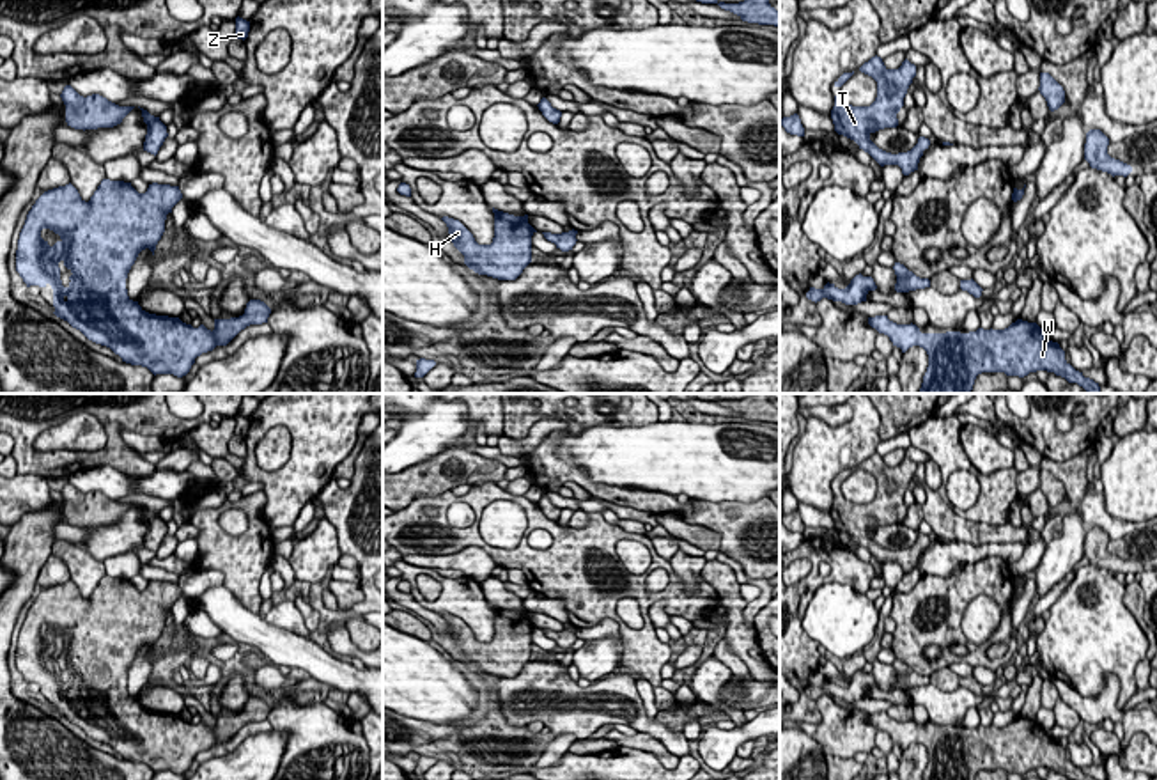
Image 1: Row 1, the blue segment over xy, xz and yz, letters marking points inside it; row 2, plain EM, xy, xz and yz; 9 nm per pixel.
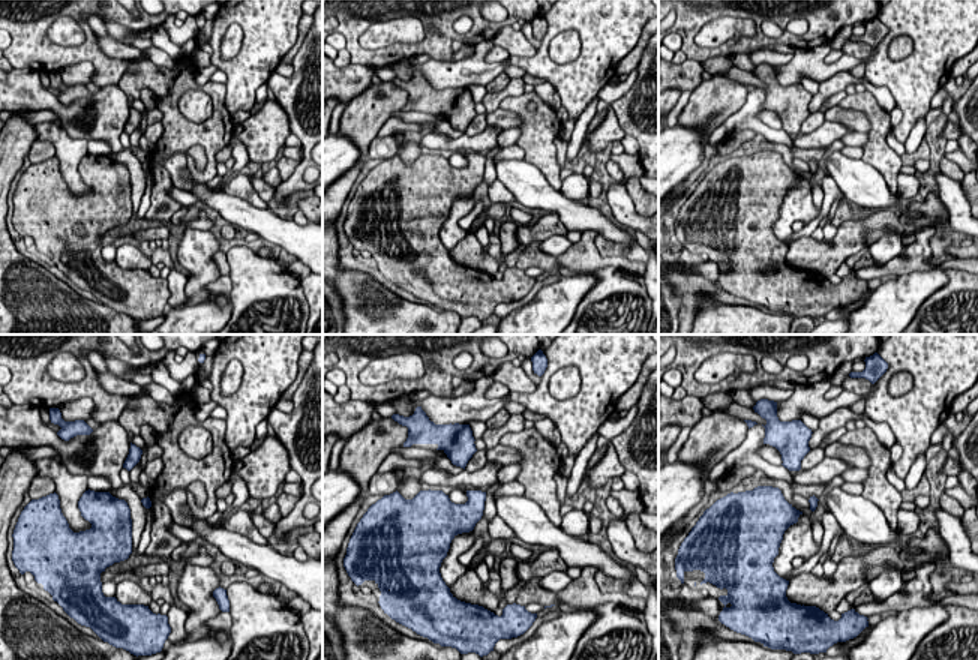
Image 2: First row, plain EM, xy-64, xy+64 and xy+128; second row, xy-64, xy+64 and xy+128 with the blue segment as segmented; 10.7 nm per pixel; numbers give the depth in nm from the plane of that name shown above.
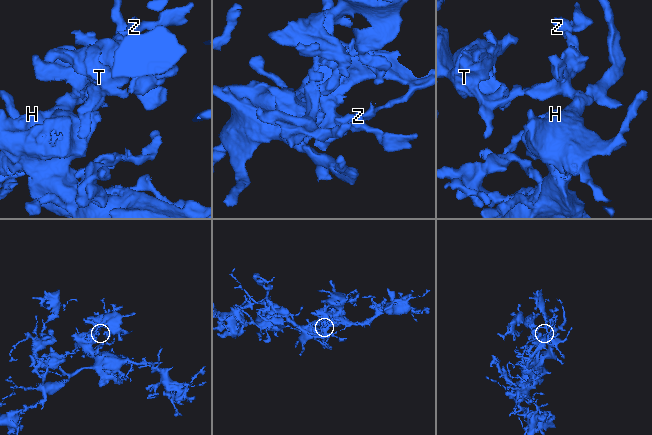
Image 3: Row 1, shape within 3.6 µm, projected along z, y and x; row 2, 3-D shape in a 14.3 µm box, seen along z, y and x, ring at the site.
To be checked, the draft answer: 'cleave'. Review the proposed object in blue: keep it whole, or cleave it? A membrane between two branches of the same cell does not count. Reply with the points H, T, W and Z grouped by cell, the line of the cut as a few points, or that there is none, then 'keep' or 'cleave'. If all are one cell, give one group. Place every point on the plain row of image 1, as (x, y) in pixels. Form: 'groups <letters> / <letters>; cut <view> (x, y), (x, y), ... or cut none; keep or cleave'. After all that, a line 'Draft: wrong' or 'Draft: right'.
groups H T W Z; cut none; keep
Draft: wrong

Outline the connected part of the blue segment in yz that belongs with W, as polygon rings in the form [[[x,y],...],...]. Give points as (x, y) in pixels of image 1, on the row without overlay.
[[[888,713],[868,714],[868,722],[889,734],[905,750],[920,743],[928,752],[923,780],[975,780],[982,769],[1024,775],[1047,768],[1068,780],[1095,780],[1075,768],[1058,739],[1049,737],[1037,720],[1017,716],[1005,727],[960,730],[921,730],[916,722],[897,722]]]

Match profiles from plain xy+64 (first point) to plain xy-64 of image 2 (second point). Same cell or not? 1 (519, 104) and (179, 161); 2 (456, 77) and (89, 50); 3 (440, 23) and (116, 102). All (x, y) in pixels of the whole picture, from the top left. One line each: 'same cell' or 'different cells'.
1: different cells
2: different cells
3: different cells

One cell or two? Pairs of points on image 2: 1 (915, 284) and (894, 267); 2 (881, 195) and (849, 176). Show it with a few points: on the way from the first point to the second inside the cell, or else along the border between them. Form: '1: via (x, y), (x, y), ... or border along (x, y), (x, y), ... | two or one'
1: border along (938, 267), (897, 275) | two
2: via (873, 192), (857, 180) | one

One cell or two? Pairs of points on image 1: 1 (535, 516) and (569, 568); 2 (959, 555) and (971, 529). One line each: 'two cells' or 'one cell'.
1: one cell
2: two cells

